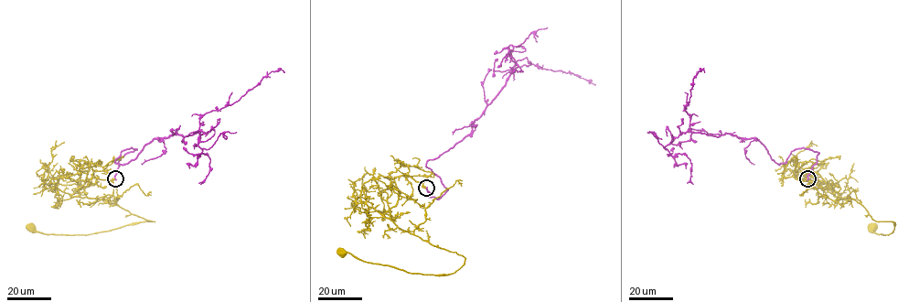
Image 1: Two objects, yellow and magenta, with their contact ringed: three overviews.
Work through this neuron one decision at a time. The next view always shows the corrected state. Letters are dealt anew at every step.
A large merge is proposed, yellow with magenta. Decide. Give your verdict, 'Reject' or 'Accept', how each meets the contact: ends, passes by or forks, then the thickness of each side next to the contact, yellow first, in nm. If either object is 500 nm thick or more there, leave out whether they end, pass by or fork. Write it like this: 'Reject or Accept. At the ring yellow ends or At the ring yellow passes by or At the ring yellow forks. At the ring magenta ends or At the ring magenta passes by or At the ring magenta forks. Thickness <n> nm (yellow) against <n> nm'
Reject. At the ring yellow ends. At the ring magenta ends. Thickness 440 nm (yellow) against 460 nm

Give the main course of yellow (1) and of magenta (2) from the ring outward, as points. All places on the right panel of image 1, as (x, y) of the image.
1: (807, 178), (796, 179), (796, 165), (860, 203), (875, 221), (894, 225), (889, 234), (870, 227)
2: (807, 178), (818, 155), (810, 149), (778, 164), (756, 138), (691, 132), (684, 108), (704, 72)

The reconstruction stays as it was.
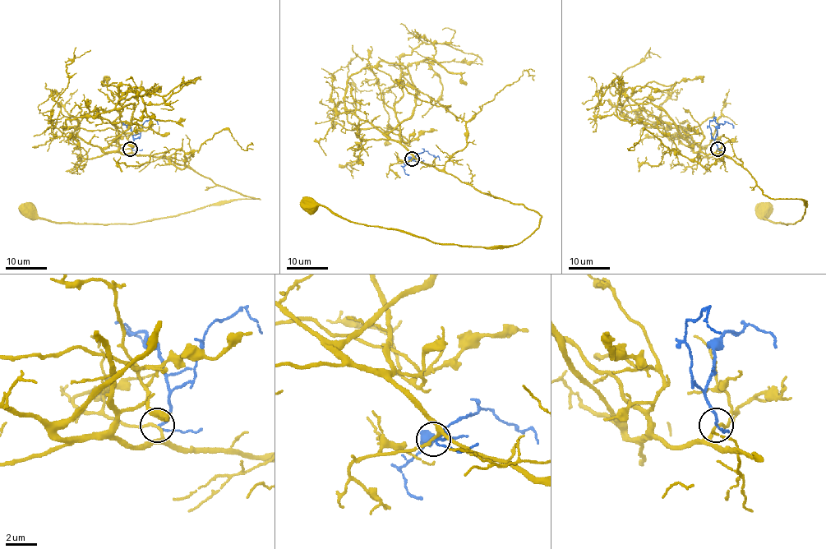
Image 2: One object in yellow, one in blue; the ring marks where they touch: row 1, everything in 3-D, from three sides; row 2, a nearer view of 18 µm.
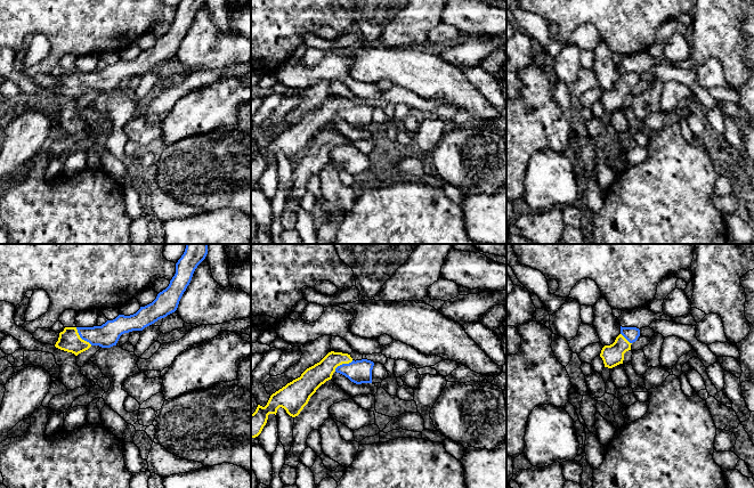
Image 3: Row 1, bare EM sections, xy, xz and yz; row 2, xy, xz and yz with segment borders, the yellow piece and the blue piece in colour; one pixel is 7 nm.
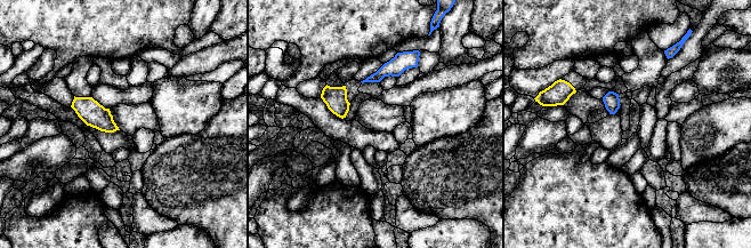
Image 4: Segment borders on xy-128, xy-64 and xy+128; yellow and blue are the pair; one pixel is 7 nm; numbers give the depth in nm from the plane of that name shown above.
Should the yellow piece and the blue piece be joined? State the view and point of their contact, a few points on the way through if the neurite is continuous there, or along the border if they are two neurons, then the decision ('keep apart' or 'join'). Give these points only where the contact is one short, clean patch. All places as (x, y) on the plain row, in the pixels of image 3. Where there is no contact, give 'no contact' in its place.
xy (80, 82) | across xy (69, 84), (80, 82), (106, 80) | join

